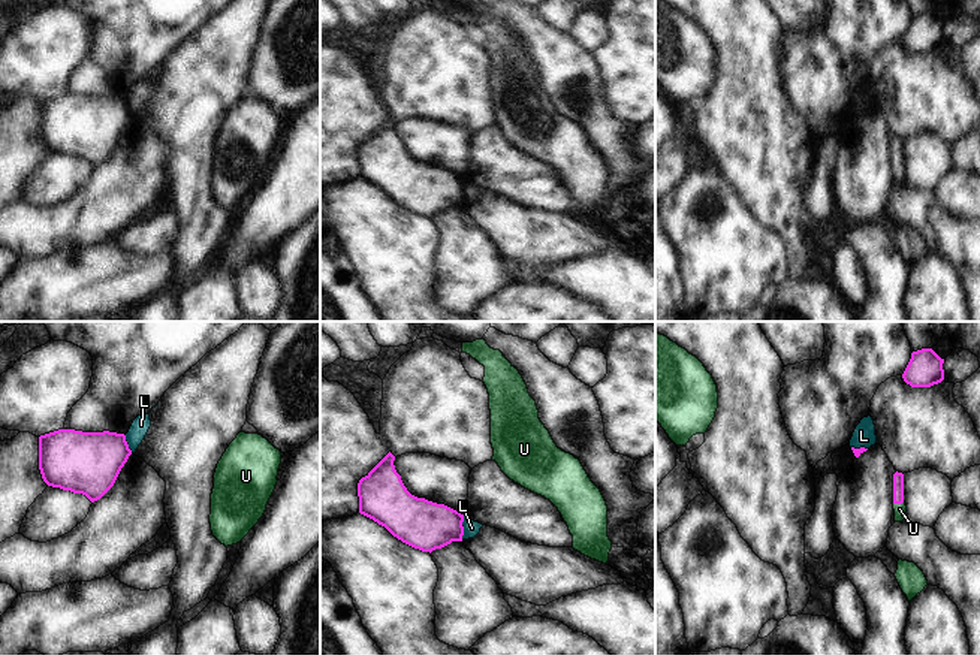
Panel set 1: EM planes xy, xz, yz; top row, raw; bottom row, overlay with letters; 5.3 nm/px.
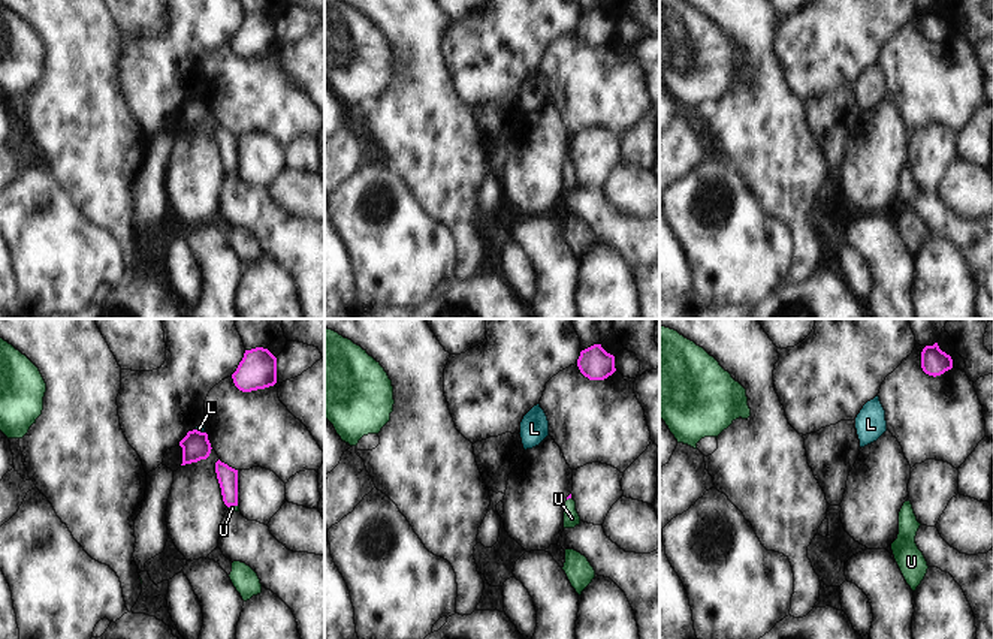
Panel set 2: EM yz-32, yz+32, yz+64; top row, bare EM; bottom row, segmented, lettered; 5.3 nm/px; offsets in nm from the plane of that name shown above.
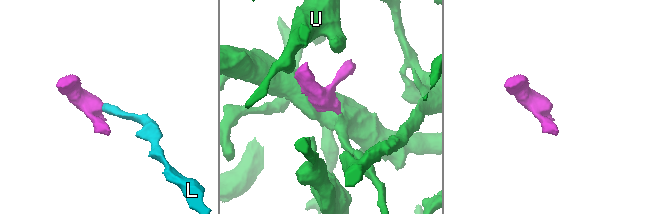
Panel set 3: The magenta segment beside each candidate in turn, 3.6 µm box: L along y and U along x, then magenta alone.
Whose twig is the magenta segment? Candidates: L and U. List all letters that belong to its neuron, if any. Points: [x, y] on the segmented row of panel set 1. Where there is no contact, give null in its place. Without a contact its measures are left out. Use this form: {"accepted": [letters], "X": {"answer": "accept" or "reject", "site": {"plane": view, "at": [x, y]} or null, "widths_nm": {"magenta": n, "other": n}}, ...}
{"accepted": ["U"], "L": {"answer": "reject", "site": {"plane": "xz", "at": [463, 528]}, "widths_nm": {"magenta": 260, "other": 90}}, "U": {"answer": "accept", "site": {"plane": "yz", "at": [898, 503]}, "widths_nm": {"magenta": 60, "other": 60}}}

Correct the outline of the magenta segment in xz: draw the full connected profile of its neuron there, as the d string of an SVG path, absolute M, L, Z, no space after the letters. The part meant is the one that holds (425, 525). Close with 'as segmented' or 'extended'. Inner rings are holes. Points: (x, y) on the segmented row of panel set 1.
M389 452L358 483L359 513L385 526L393 537L422 552L462 541L464 514L417 498L404 486Z | as segmented

